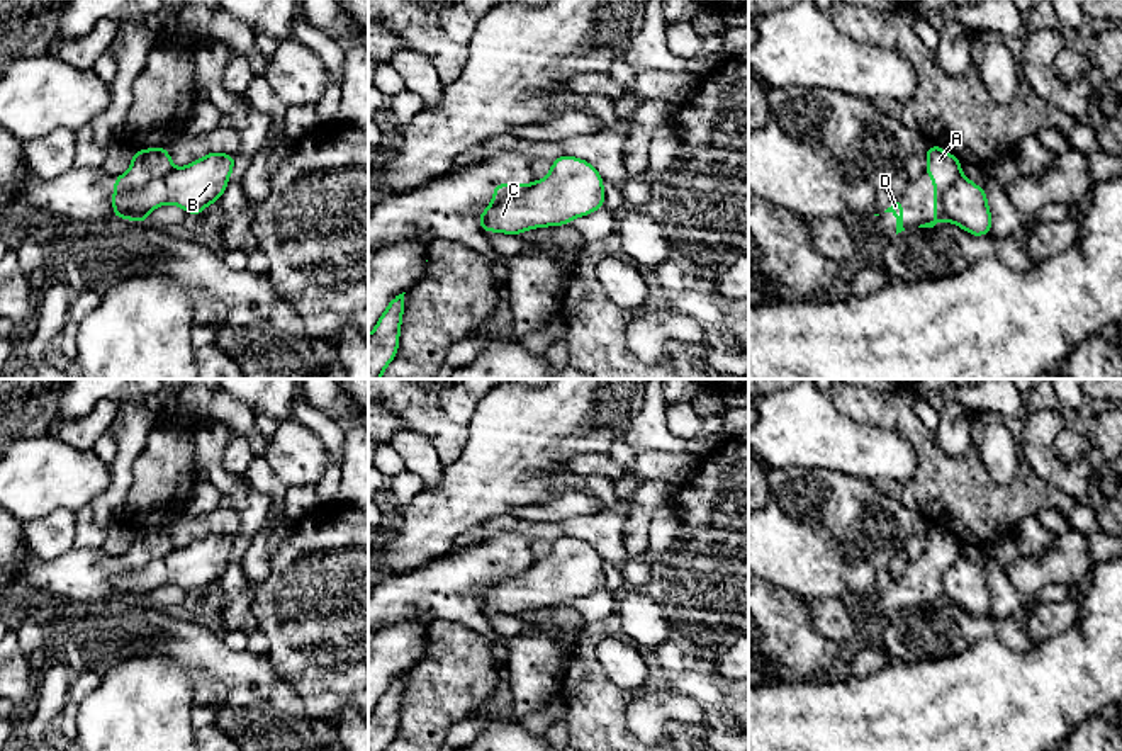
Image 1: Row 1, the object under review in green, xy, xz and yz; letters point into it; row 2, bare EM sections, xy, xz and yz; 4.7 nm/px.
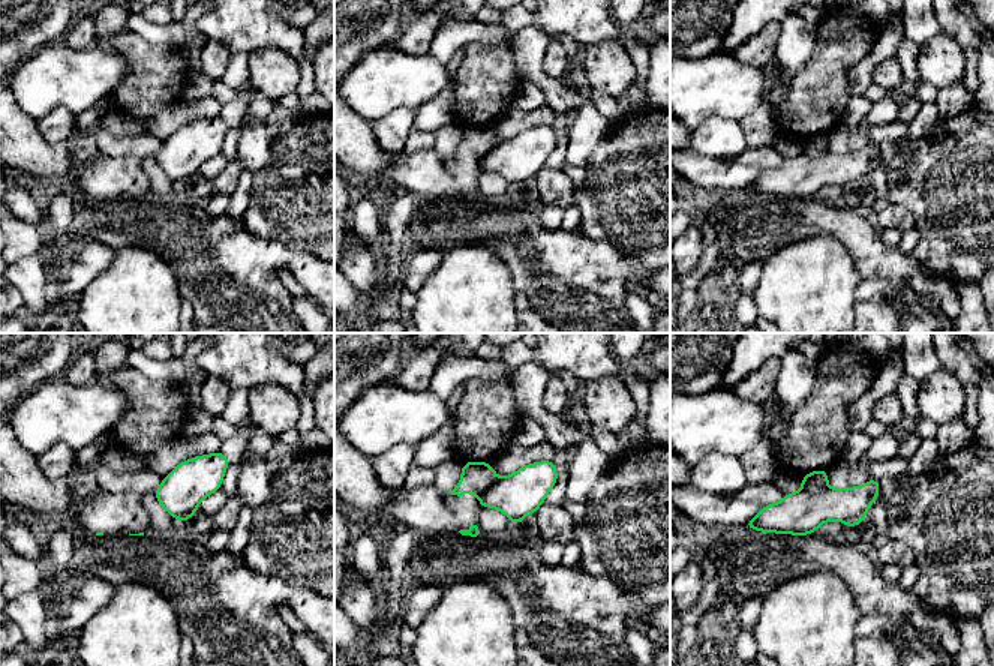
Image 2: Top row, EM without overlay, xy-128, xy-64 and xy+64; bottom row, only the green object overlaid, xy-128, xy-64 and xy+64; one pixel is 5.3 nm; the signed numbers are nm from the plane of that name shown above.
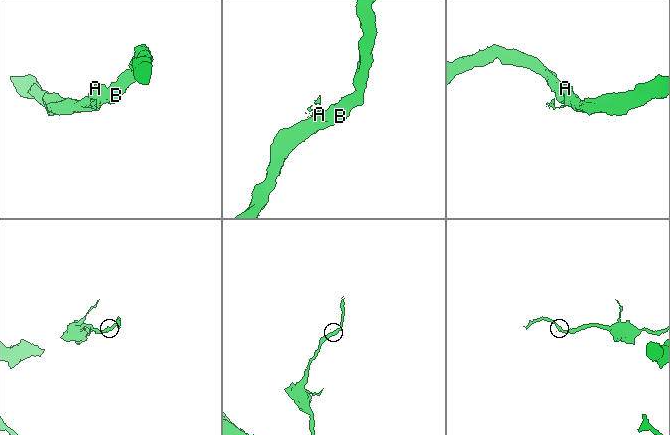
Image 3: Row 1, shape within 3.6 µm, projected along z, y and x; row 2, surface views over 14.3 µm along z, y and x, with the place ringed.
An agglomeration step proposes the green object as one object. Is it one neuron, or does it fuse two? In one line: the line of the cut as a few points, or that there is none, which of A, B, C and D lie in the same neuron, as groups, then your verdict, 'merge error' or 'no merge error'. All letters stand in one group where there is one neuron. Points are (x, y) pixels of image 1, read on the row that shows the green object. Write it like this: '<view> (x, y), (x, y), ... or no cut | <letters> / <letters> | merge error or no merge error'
xy (173, 169), (162, 179), (150, 179), (138, 189), (114, 194) | A D / B C | merge error

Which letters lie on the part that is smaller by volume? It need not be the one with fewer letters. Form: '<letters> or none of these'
A, D

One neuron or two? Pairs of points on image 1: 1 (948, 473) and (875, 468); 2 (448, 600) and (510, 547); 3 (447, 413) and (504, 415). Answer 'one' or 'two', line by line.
1: two
2: one
3: two

